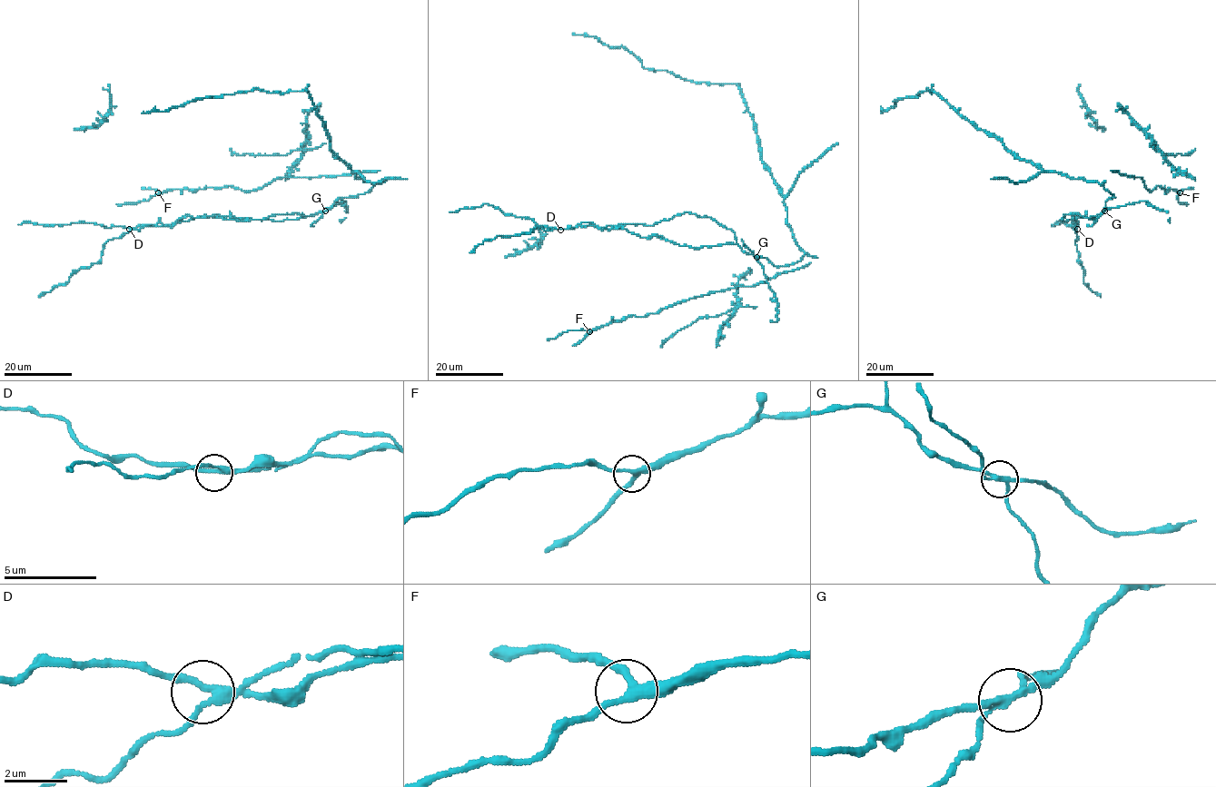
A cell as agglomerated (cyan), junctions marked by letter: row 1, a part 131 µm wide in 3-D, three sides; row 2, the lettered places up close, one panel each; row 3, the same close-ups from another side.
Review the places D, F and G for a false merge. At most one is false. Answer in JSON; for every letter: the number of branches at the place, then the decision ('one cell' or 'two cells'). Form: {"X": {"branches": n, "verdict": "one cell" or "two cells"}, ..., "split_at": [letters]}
{"D": {"branches": 3, "verdict": "one cell"}, "F": {"branches": 3, "verdict": "one cell"}, "G": {"branches": 3, "verdict": "two cells"}, "split_at": ["G"]}

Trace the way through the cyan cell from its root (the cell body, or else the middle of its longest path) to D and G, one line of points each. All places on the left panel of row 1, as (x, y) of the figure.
D: (341, 199), (325, 211), (293, 220), (197, 216), (165, 226), (157, 222), (129, 229)
G: (341, 199), (325, 211)

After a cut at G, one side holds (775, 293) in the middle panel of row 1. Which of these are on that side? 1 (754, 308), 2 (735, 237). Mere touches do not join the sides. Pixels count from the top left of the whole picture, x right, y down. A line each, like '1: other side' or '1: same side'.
1: other side
2: other side

